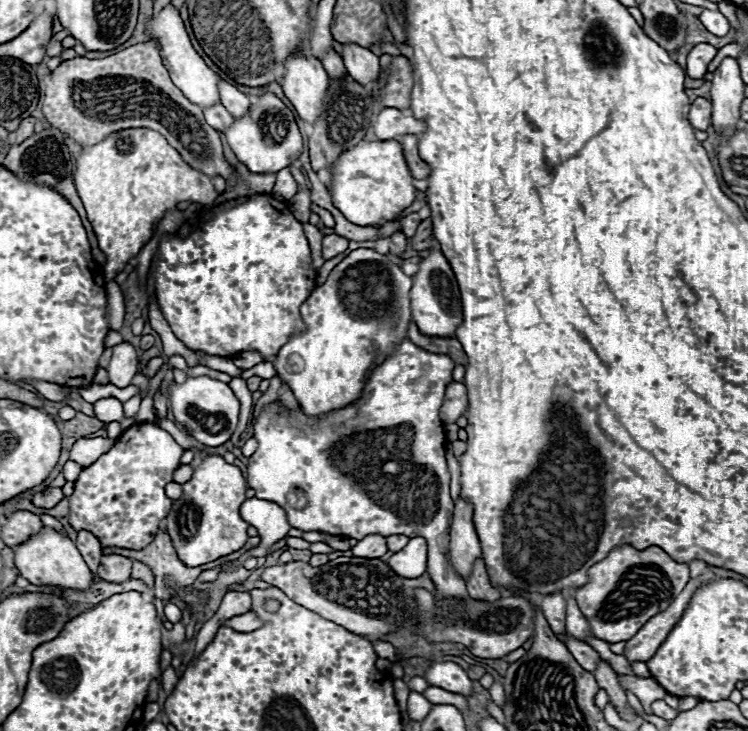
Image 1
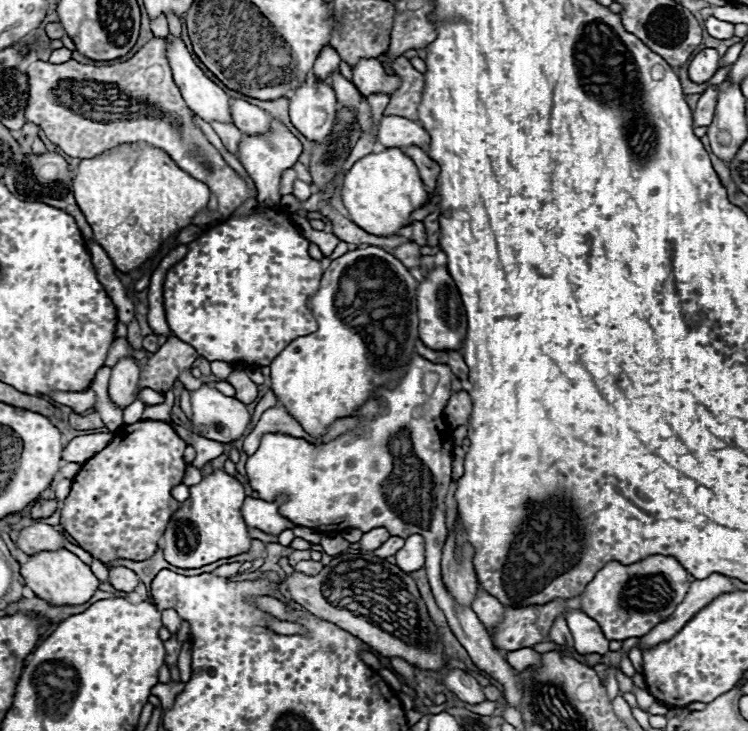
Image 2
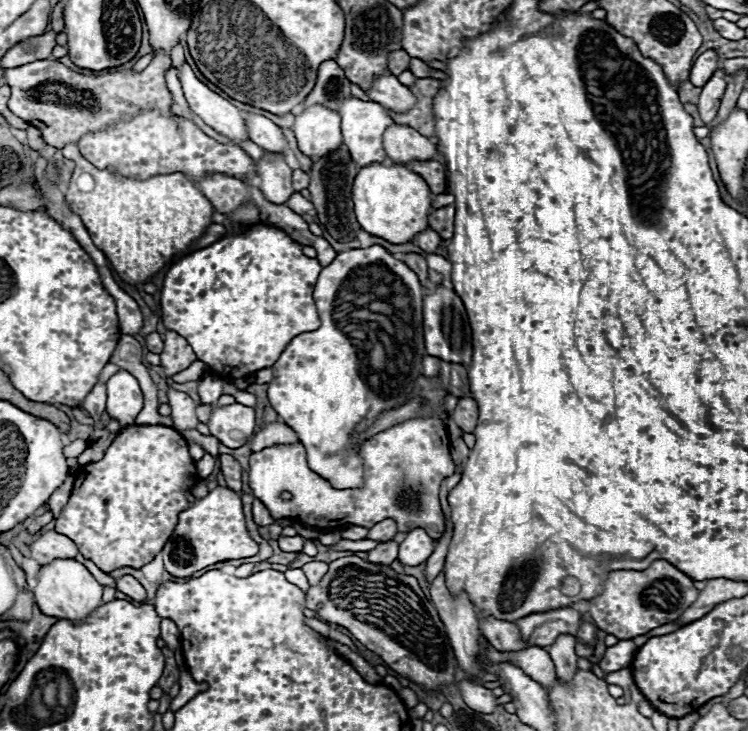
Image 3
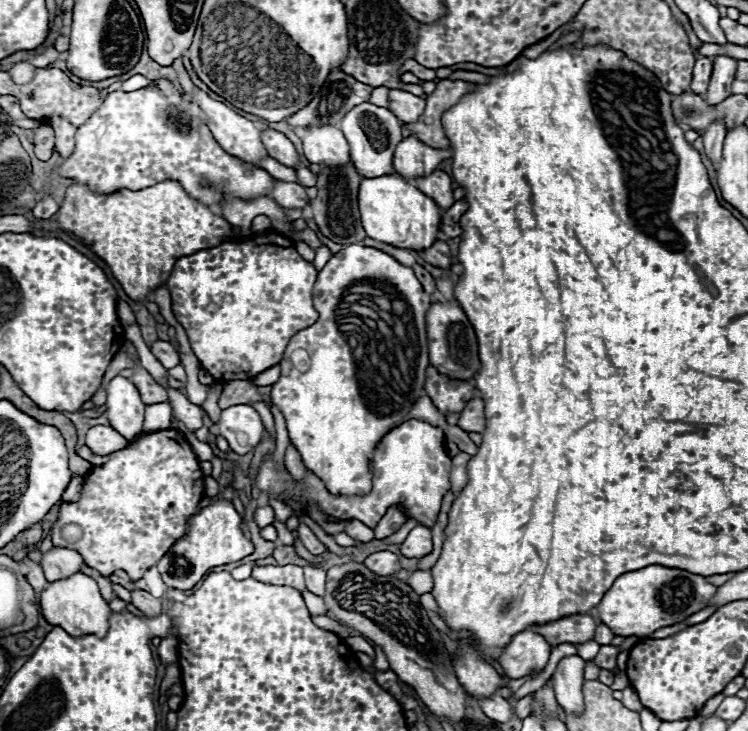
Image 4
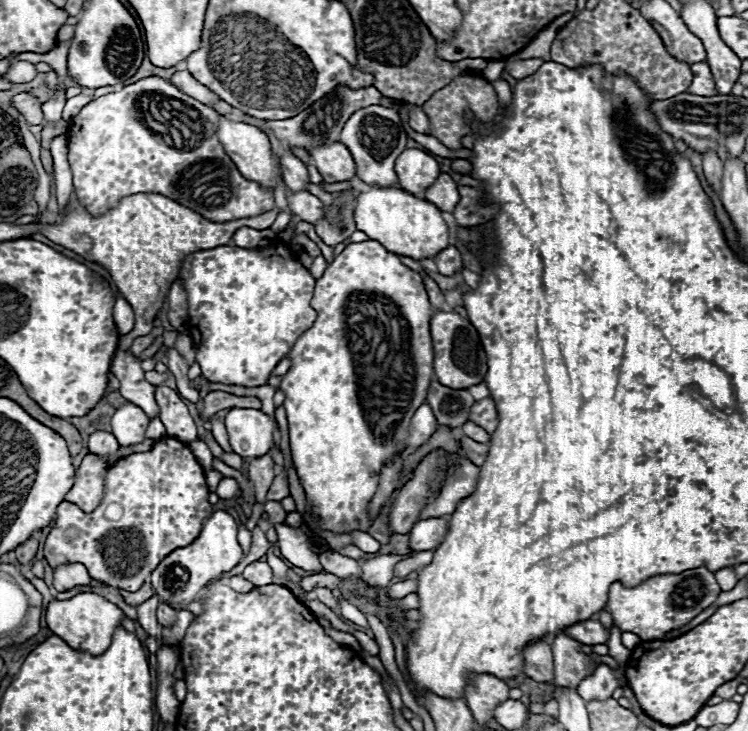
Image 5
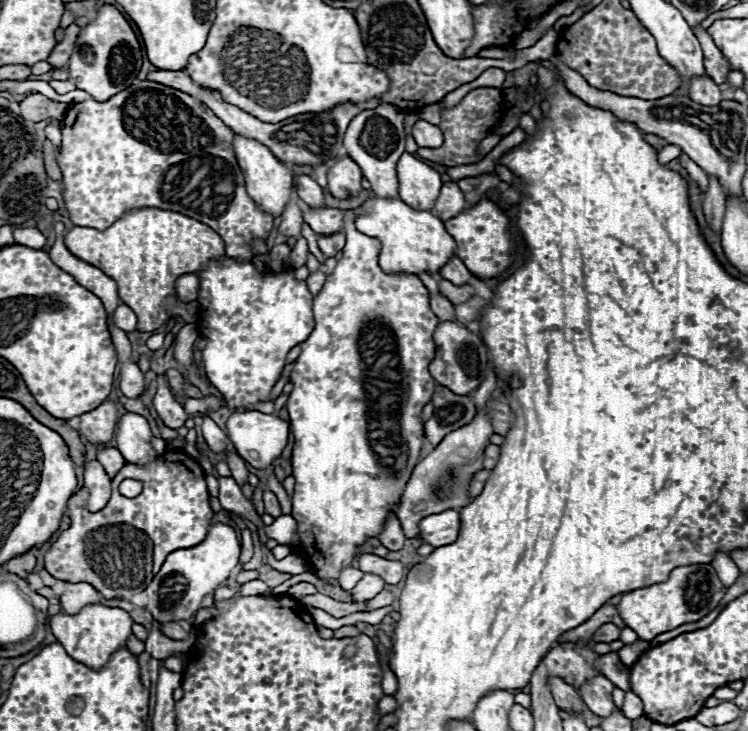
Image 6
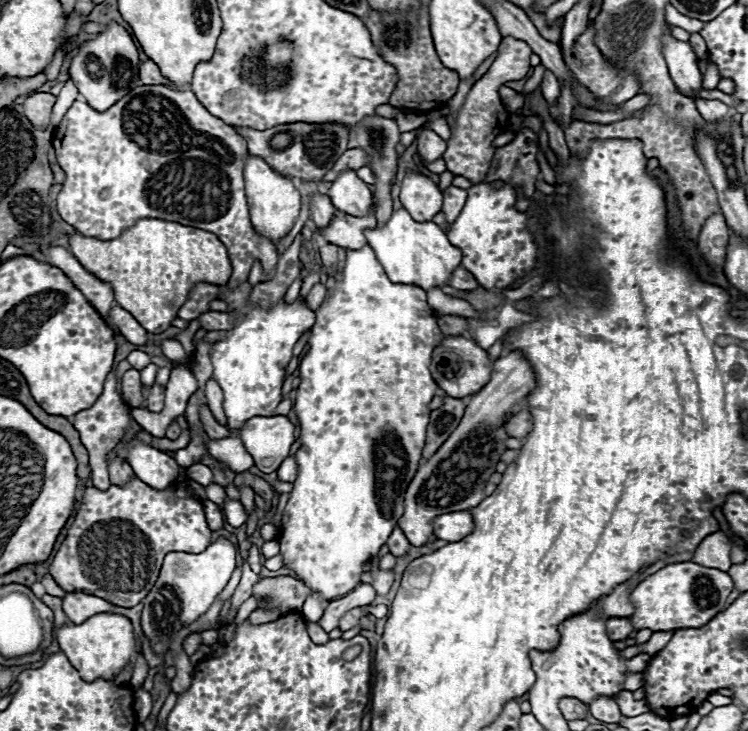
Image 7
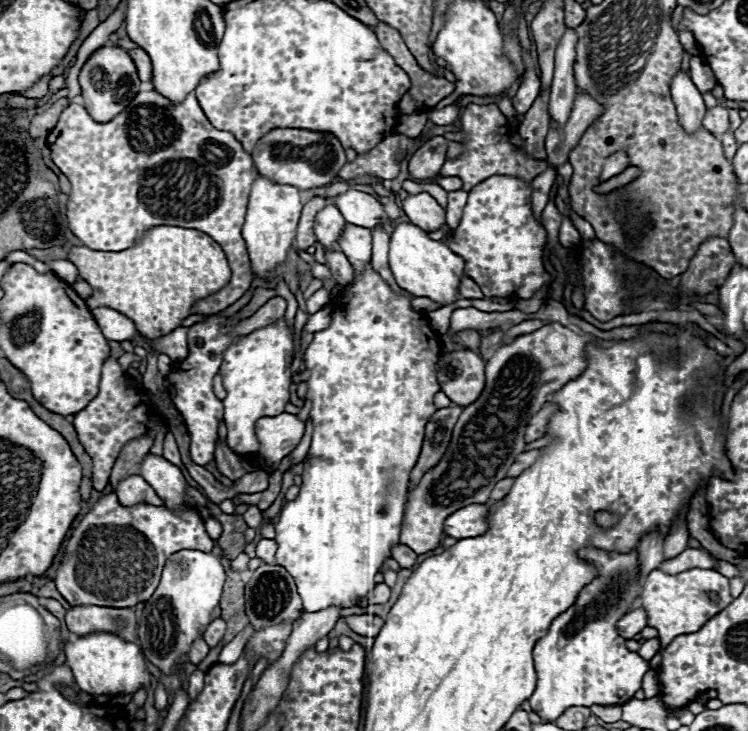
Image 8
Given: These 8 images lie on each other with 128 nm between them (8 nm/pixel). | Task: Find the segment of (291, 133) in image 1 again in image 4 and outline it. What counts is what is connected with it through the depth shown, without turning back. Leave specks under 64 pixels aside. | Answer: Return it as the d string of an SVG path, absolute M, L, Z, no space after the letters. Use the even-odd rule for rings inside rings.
M274 182L272 198L282 206L282 208L304 208L310 204L310 198L304 192L304 186L294 184L294 182Z

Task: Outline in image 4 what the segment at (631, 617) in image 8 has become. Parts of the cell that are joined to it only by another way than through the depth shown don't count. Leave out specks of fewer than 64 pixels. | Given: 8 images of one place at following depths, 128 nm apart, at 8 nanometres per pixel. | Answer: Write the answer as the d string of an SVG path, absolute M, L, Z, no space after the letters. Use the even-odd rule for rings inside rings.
M574 614L574 616L566 616L562 620L556 620L556 622L532 626L530 630L542 634L546 638L546 642L552 644L552 646L558 646L558 644L564 644L564 642L582 644L582 642L588 642L588 640L594 640L596 622L594 622L592 616Z

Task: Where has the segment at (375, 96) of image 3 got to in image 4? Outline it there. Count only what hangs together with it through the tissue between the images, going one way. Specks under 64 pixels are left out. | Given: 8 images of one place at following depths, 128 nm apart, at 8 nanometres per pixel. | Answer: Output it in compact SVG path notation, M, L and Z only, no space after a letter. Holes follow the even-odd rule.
M390 90L390 108L406 124L416 122L424 112L426 100L404 90Z

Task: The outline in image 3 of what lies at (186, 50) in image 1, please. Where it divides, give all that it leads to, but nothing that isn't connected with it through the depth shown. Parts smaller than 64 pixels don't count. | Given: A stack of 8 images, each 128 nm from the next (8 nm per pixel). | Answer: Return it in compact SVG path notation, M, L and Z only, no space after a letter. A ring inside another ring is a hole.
M184 64L178 76L180 76L188 106L204 120L206 126L226 136L234 146L240 146L242 140L250 140L246 130L246 120L236 106L232 106L228 100L224 100L222 96L212 92L206 84L202 84L194 76L188 64Z

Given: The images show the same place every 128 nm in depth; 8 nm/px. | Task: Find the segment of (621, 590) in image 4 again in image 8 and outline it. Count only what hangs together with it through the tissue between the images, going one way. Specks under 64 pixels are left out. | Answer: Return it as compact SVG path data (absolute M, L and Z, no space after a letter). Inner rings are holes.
M692 568L674 576L664 574L662 570L652 570L646 578L640 598L648 614L648 626L656 628L660 634L660 652L676 636L698 632L712 616L716 616L732 602L728 578L718 574L716 570L702 570L702 568Z

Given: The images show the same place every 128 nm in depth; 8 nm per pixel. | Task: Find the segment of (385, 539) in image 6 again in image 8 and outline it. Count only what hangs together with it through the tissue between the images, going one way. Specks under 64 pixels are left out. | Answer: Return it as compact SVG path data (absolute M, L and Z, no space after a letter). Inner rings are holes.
M396 544L396 548L392 548L392 558L394 558L402 568L414 568L418 554L412 552L410 548L404 548L402 544Z

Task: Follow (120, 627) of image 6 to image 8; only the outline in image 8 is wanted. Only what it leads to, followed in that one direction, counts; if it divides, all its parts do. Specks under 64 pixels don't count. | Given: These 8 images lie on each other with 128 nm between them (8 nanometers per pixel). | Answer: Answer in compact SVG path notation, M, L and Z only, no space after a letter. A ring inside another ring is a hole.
M108 632L74 638L64 648L76 684L86 694L136 694L150 686L150 672L136 644L128 644Z

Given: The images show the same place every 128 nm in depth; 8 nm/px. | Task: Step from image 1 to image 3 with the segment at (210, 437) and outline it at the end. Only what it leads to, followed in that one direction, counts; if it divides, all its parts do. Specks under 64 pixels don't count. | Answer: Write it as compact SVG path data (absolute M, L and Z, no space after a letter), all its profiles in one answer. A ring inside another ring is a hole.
M238 402L216 408L210 416L208 428L210 434L216 436L224 446L240 448L254 436L254 428L256 428L254 408L242 406Z

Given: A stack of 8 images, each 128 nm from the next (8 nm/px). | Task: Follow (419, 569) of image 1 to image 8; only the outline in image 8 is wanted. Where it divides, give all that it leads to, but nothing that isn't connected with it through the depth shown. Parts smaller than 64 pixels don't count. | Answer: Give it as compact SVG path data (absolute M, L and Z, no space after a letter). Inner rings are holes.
M492 502L470 504L470 506L464 506L464 508L456 510L454 514L450 514L446 518L446 522L444 522L446 536L452 536L456 540L482 536L486 532L486 528L488 528L486 516L488 516L490 506L492 506Z

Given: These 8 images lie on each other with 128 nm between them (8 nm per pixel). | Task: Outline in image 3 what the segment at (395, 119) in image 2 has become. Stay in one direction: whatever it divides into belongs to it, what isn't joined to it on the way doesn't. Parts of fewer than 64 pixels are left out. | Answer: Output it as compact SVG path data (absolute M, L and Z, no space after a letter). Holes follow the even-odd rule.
M398 124L386 128L384 150L396 164L410 164L414 160L426 162L438 154L436 144L432 144L426 136L420 136L416 130Z

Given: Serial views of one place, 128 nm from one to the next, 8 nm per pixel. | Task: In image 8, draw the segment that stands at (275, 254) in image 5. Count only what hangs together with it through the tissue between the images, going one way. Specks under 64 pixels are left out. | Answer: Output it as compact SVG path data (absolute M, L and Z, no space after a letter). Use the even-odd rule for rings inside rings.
M284 320L258 328L244 338L234 340L234 344L224 354L222 374L224 374L224 388L228 396L224 402L224 424L228 428L228 448L238 456L258 456L260 442L256 438L256 420L264 416L278 416L284 412L288 398L290 398L290 362L294 354L292 334Z

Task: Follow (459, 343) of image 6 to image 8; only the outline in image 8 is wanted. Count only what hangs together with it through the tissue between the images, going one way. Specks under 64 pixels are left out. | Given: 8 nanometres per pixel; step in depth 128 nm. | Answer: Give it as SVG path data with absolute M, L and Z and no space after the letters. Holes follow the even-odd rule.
M472 350L444 352L436 366L442 392L458 406L468 406L484 390L484 360Z

